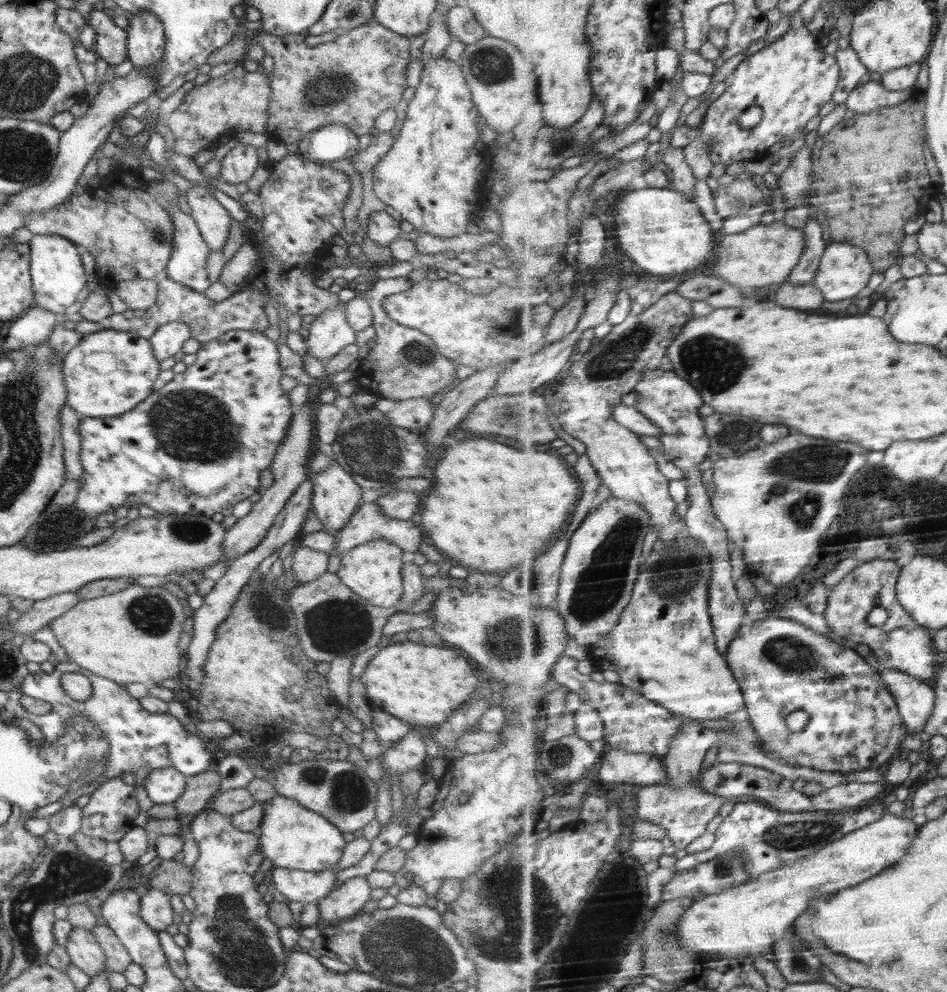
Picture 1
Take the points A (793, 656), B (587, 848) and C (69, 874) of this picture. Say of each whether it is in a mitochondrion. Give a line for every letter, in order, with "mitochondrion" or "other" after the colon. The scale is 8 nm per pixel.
A: mitochondrion
B: other
C: mitochondrion

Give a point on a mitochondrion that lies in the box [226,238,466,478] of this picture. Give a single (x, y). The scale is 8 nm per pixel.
(415, 353)

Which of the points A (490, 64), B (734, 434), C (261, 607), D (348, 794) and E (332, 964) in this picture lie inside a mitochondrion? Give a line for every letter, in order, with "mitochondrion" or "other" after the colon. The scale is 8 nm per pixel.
A: mitochondrion
B: mitochondrion
C: mitochondrion
D: mitochondrion
E: other

